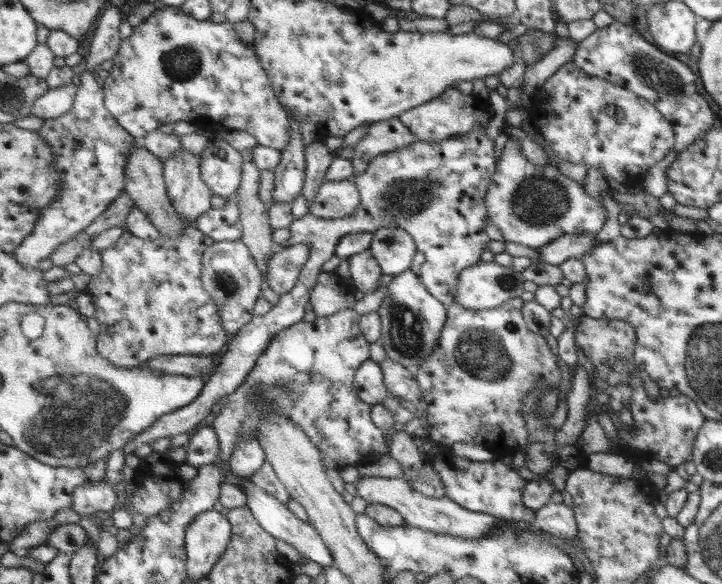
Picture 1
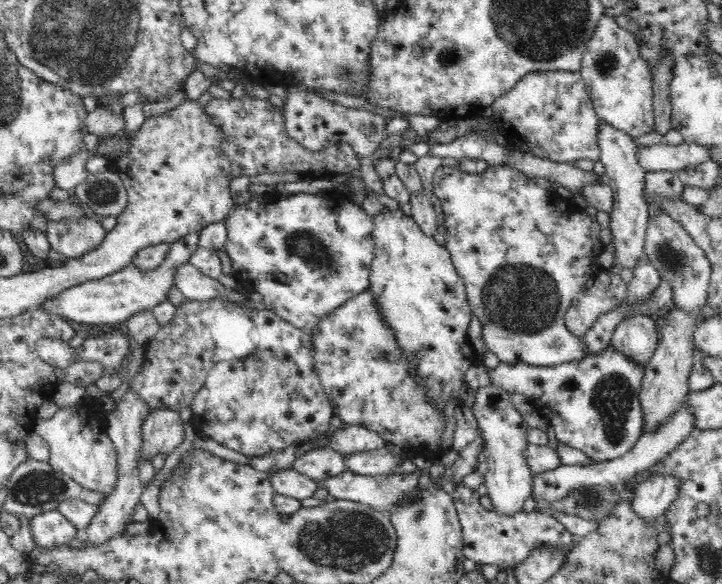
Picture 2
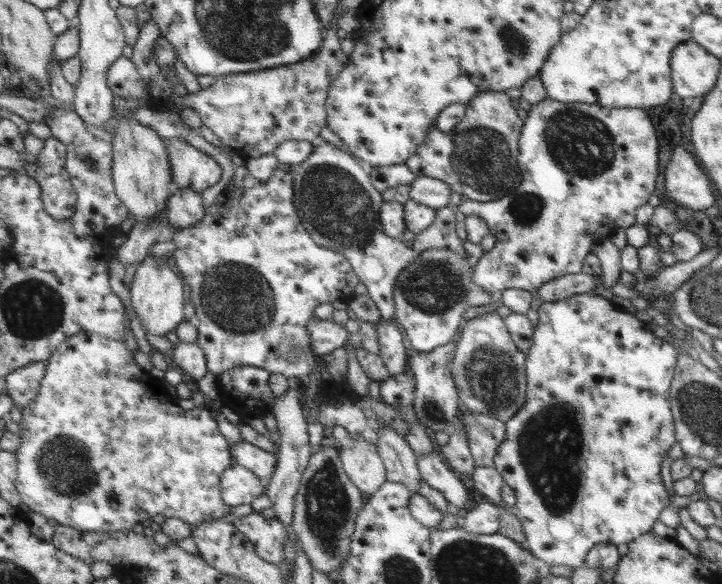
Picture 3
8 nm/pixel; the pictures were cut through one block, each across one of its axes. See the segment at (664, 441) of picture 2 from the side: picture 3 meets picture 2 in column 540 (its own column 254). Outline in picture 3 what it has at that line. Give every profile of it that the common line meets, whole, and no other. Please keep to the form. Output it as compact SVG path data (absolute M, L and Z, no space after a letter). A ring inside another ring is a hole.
M235 464L229 470L225 470L221 478L221 490L229 506L253 504L257 498L267 494L265 482L241 464Z

